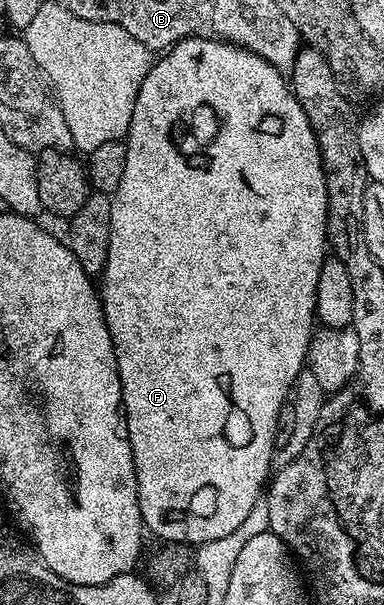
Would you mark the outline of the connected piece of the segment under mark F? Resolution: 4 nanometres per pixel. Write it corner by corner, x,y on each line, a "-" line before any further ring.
192,34
189,38
181,39
161,56
162,60
151,66
150,72
144,77
140,85
140,93
136,97
136,105
132,109
131,131
125,137
126,164
124,177
120,177
120,185
112,192
110,200
110,240
108,241
108,261
104,265
100,276
100,298
102,312
108,325
108,333
112,337
112,345
116,353
116,369
120,373
120,389
122,390
122,413
124,416
124,430
130,441
132,457
134,458
134,472
138,486
138,500
140,513
147,532
159,535
167,544
181,543
183,545
201,545
208,541
216,541
220,537
228,537
244,522
244,517
252,513
264,495
264,488
272,475
272,460
276,455
274,434
277,427
277,414
291,394
294,382
304,370
306,354
310,348
310,338
316,330
317,293
316,287
320,276
321,265
328,258
328,244
326,242
326,218
328,217
328,185
326,174
322,168
322,154
318,144
318,134
312,129
300,101
295,97
288,82
287,76
279,68
264,61
260,56
252,54
229,41
217,37
201,39
201,34

